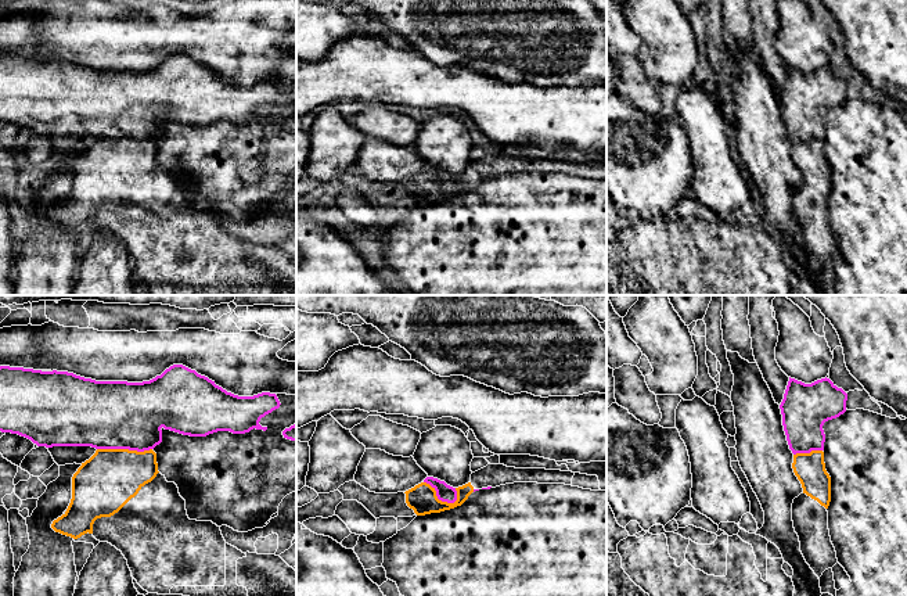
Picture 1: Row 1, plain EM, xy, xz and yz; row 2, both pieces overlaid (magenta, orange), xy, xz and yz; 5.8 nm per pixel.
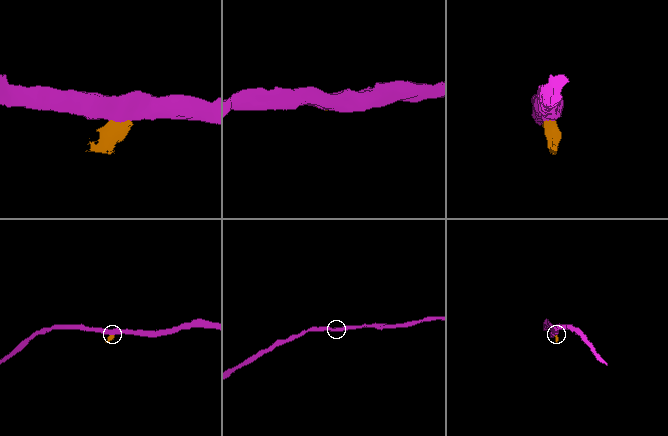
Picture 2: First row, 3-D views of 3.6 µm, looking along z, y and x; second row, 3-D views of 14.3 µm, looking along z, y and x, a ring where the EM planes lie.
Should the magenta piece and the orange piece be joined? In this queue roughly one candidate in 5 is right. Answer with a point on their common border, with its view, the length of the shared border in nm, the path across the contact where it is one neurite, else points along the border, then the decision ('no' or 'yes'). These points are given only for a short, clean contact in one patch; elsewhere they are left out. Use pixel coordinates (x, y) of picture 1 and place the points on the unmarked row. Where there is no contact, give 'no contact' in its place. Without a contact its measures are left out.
meets magenta in xy at (125, 137); contact 320 nm long; border along xy (97, 137), (151, 139); no

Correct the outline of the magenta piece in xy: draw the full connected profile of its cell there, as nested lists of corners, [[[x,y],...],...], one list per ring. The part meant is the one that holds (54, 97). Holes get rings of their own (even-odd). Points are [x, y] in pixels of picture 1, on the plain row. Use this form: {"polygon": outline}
{"polygon": [[[183,54],[150,71],[96,71],[68,61],[0,55],[0,121],[18,123],[37,136],[91,136],[144,141],[162,132],[162,116],[183,125],[263,119],[260,108],[280,97],[276,83],[238,86]]]}

